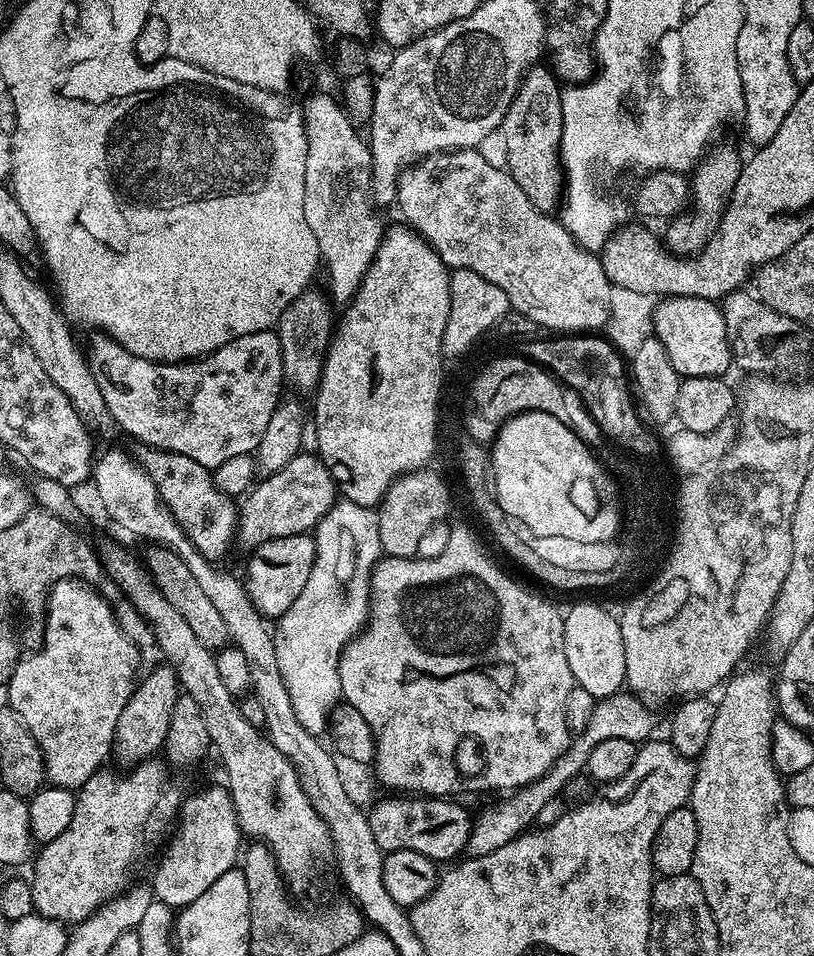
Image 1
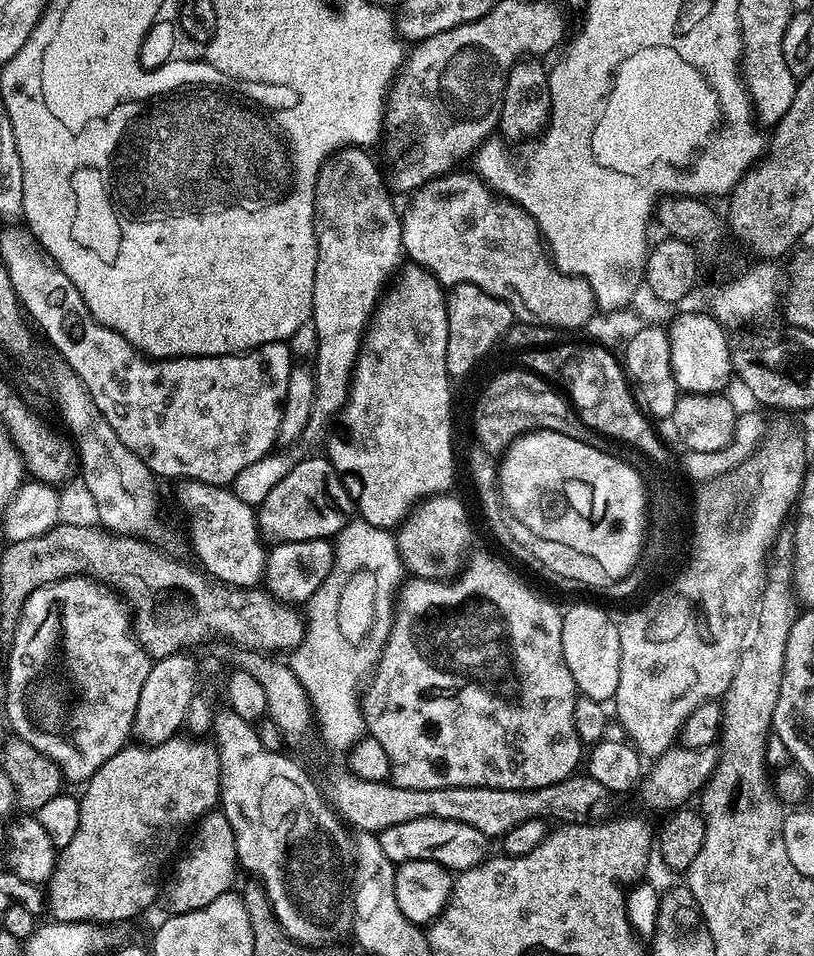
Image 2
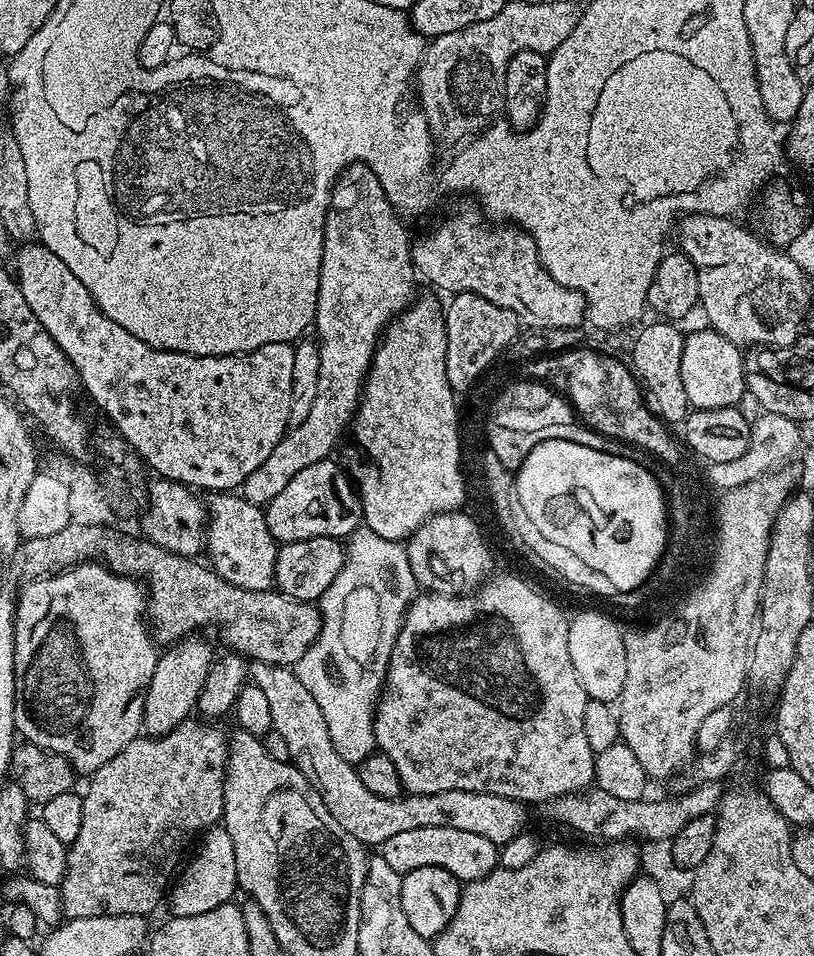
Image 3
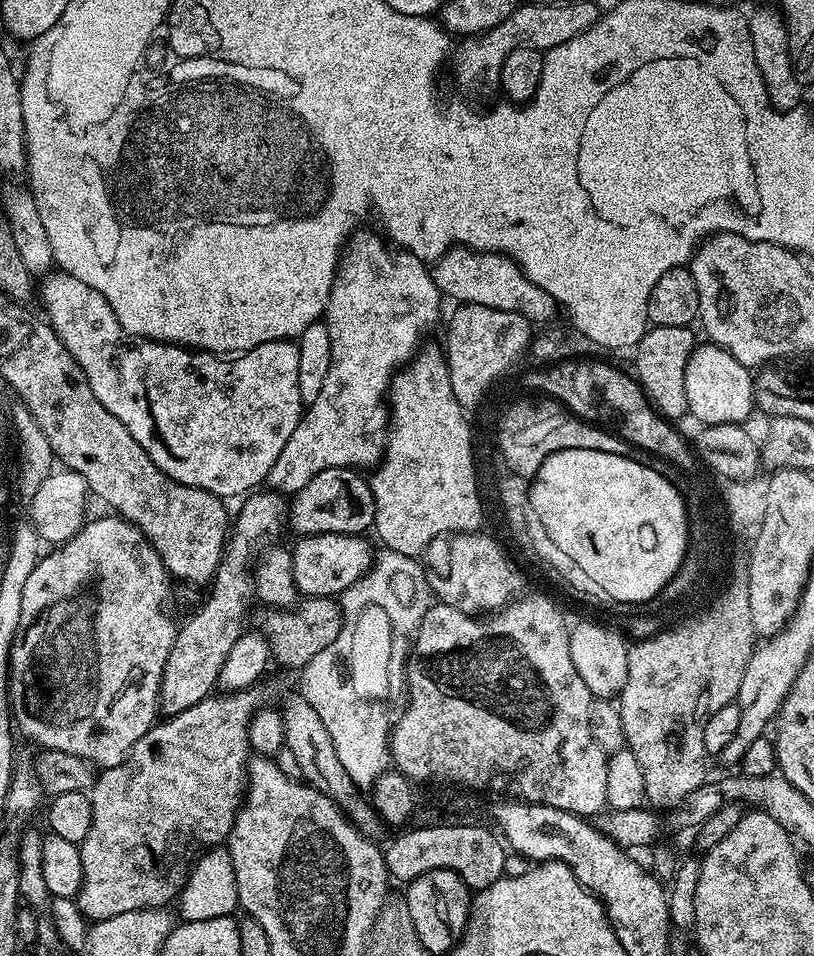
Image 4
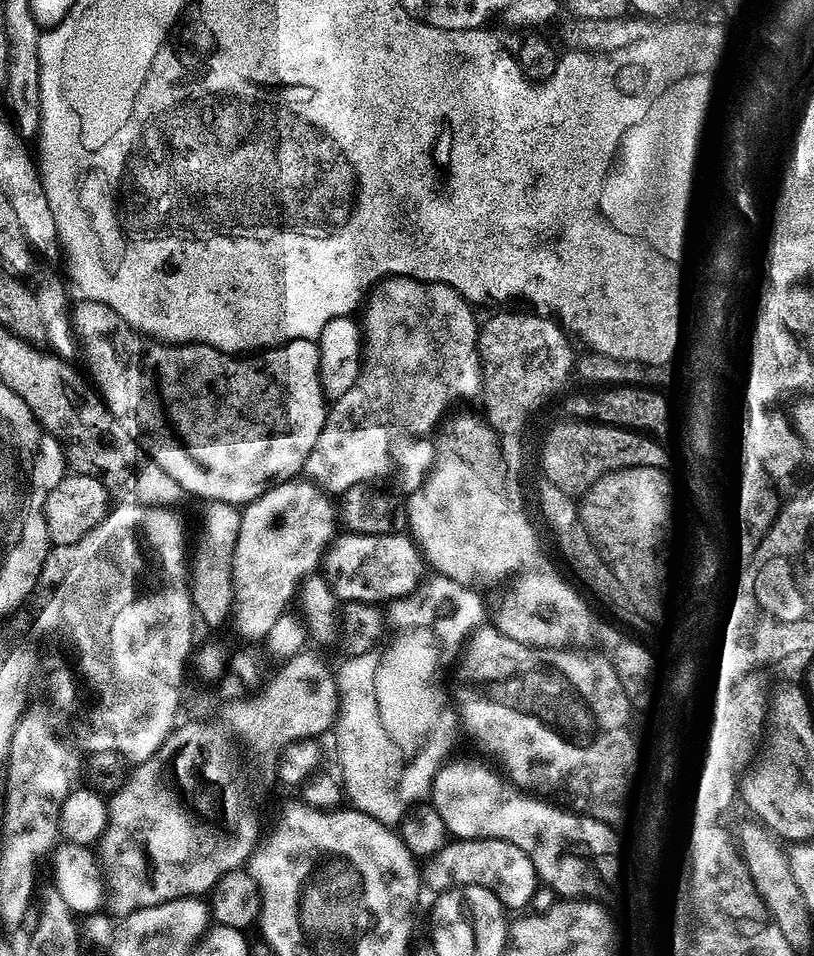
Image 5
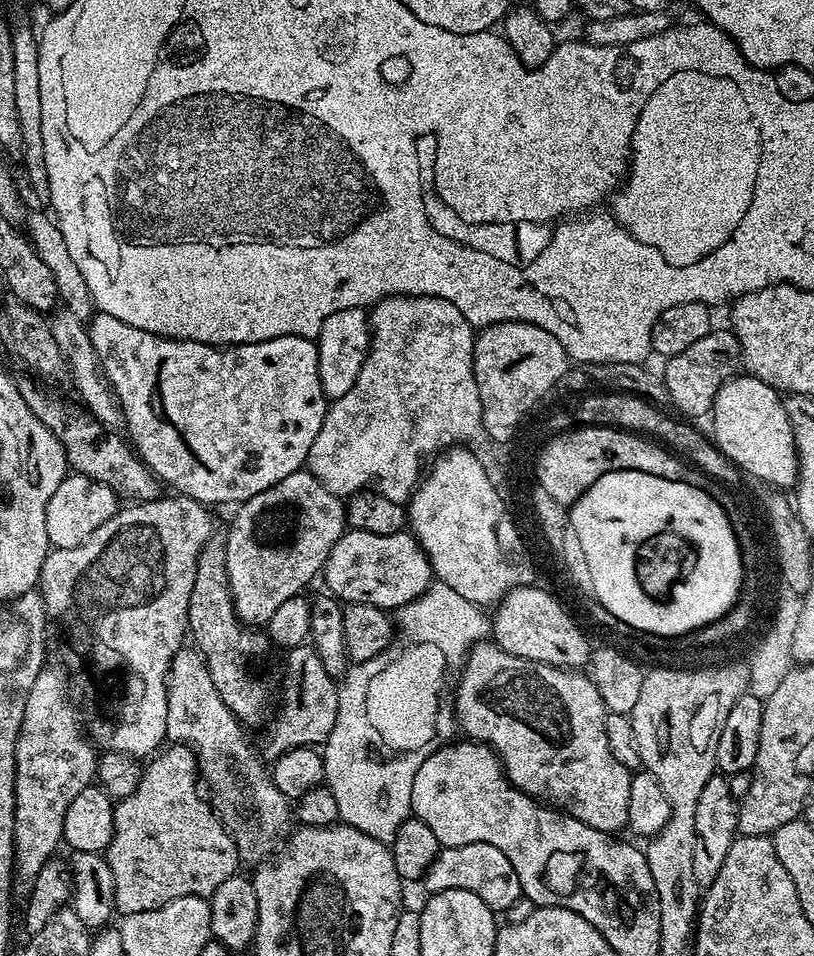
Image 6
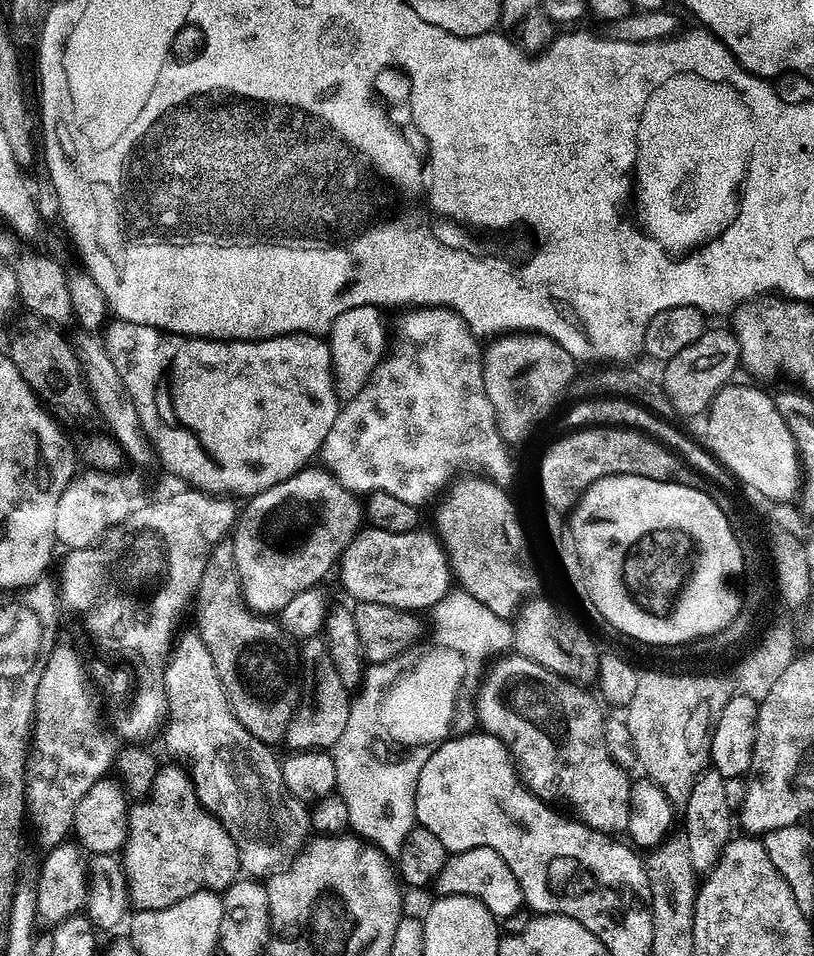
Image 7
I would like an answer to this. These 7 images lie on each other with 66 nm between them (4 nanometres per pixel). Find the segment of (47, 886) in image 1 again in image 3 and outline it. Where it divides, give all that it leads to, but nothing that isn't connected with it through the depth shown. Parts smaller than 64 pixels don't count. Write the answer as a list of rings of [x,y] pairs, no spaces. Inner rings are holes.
[[[189,718],[183,720],[170,734],[165,736],[153,736],[151,738],[137,738],[126,746],[106,766],[102,766],[96,772],[91,773],[88,789],[82,792],[84,805],[82,806],[82,830],[78,830],[78,838],[68,848],[68,865],[62,881],[58,887],[63,904],[63,915],[68,918],[90,918],[91,916],[142,916],[147,917],[165,899],[178,869],[181,867],[180,855],[184,847],[192,839],[199,837],[205,830],[219,825],[224,814],[224,776],[228,773],[228,745],[229,737],[224,736],[220,728],[215,728],[215,723],[205,722],[200,718]]]

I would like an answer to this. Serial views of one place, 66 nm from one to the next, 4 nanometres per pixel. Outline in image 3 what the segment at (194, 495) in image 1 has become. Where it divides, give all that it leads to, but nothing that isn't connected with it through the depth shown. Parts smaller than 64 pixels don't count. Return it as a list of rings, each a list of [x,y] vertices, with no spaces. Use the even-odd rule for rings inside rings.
[[[216,490],[206,500],[207,507],[207,537],[206,555],[208,554],[210,567],[217,576],[221,576],[228,584],[233,584],[246,590],[269,590],[276,583],[276,553],[278,542],[270,534],[266,526],[264,508],[258,504],[251,504],[243,495],[233,494],[228,490]]]

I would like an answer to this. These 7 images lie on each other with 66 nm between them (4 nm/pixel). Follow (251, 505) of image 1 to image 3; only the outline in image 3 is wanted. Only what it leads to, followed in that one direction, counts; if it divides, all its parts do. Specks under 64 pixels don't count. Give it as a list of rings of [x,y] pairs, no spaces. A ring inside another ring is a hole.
[[[332,458],[319,460],[314,462],[314,466],[306,466],[302,470],[298,470],[298,474],[294,474],[294,478],[290,478],[290,482],[286,482],[286,490],[282,490],[282,494],[278,494],[264,508],[266,526],[277,542],[289,544],[306,538],[322,538],[323,536],[348,538],[353,531],[361,527],[364,511],[360,493],[350,479],[349,473],[341,465],[340,469],[334,461],[335,459]]]

